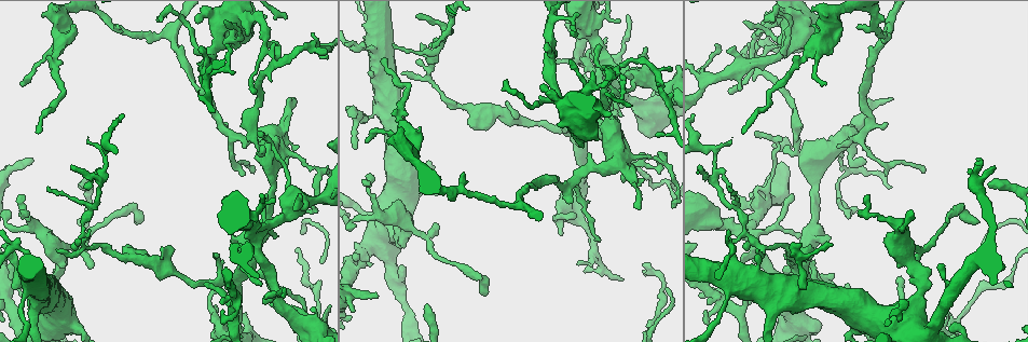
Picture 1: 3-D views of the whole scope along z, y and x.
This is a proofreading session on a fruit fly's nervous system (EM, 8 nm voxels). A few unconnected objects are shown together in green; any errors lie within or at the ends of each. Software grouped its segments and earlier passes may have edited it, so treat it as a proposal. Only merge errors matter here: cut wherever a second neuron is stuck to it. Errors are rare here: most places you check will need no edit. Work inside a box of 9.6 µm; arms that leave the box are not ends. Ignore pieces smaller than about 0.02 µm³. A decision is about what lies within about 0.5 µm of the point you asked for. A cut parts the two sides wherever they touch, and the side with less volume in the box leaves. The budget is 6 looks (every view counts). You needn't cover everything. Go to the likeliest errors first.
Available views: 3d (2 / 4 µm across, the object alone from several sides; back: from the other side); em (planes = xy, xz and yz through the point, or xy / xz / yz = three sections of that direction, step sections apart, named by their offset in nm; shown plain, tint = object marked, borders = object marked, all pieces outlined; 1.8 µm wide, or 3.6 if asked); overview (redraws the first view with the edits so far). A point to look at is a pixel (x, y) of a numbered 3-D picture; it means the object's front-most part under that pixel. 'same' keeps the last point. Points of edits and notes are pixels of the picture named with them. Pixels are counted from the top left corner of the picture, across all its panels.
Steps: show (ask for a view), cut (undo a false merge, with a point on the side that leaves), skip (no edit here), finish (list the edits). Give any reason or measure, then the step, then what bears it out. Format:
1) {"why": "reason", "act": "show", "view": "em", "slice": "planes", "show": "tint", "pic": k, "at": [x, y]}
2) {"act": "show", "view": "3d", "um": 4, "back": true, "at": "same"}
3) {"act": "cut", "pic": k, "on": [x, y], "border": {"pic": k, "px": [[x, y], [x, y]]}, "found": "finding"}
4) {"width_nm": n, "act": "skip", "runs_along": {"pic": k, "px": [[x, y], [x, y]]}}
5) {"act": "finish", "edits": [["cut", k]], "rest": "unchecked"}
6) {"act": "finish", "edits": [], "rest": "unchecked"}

{"act": "show", "view": "em", "slice": "planes", "show": "plain", "pic": 1, "at": [255, 21]}

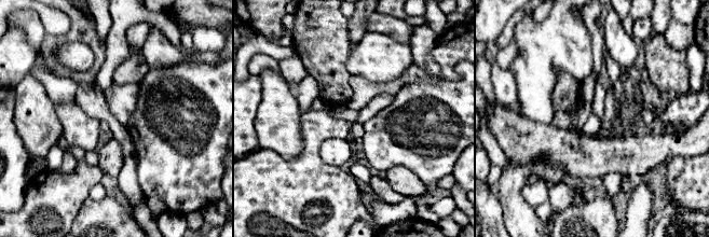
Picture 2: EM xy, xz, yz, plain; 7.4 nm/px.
{"why": "with the object marked", "act": "show", "view": "em", "slice": "planes", "show": "tint", "at": "same"}

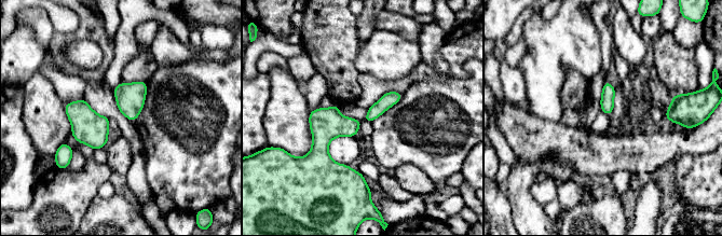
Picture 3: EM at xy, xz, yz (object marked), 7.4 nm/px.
{"width_nm": 100, "act": "skip", "found": "all the same neuron"}

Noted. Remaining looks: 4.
{"why": "thick turns thin", "act": "show", "view": "em", "um": 3.6, "slice": "xy", "step": 16, "show": "tint", "pic": 1, "at": [312, 325]}

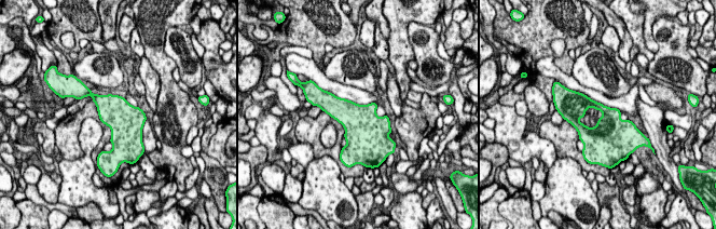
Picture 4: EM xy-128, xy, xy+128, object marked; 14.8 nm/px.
{"act": "show", "view": "em", "um": 3.6, "slice": "planes", "show": "tint", "at": "same"}

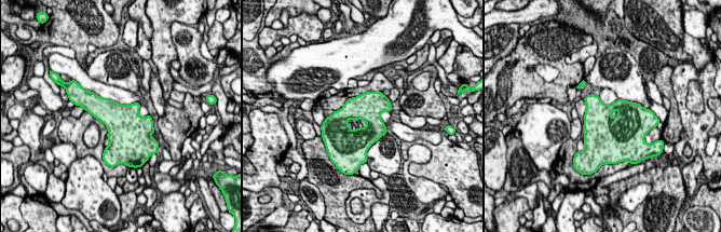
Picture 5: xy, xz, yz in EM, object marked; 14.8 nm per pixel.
{"act": "skip", "found": "one neuron here"}

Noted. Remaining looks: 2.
{"why": "calibre changes", "act": "show", "view": "em", "slice": "yz", "step": 8, "show": "tint", "pic": 1, "at": [819, 49]}

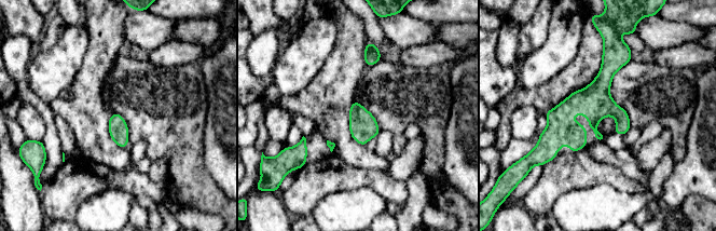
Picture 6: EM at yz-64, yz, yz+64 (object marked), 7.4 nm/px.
{"act": "show", "view": "em", "slice": "planes", "show": "tint", "at": "same"}

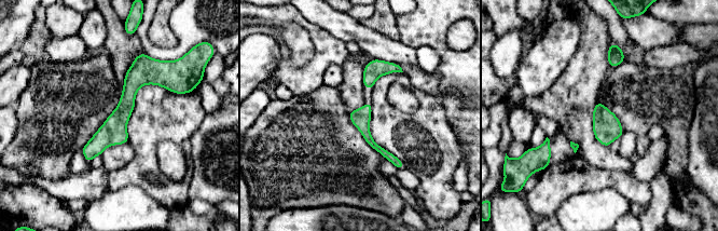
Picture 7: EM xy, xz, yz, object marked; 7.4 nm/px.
{"width_nm": 140, "act": "skip", "found": "one neuron here"}

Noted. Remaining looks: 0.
{"act": "finish", "edits": [], "rest": "unchecked"}

